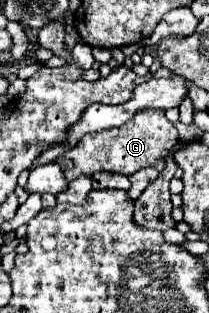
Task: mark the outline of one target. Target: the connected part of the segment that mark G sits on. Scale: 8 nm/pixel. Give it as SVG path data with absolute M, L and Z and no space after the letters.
M143 110L143 112L137 112L121 128L109 128L109 130L85 134L73 150L57 158L57 164L63 168L63 174L69 182L79 176L91 176L93 172L99 172L99 170L131 176L133 172L147 166L155 170L163 170L165 156L177 142L179 142L177 128L165 118L165 110Z

